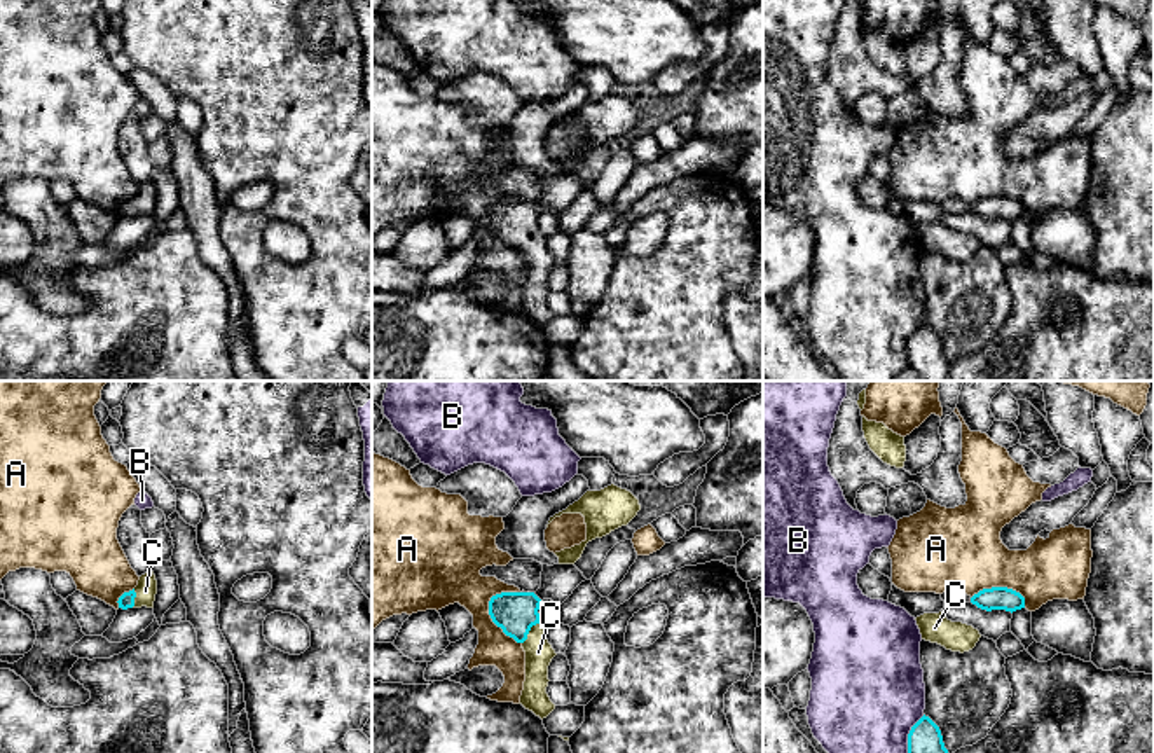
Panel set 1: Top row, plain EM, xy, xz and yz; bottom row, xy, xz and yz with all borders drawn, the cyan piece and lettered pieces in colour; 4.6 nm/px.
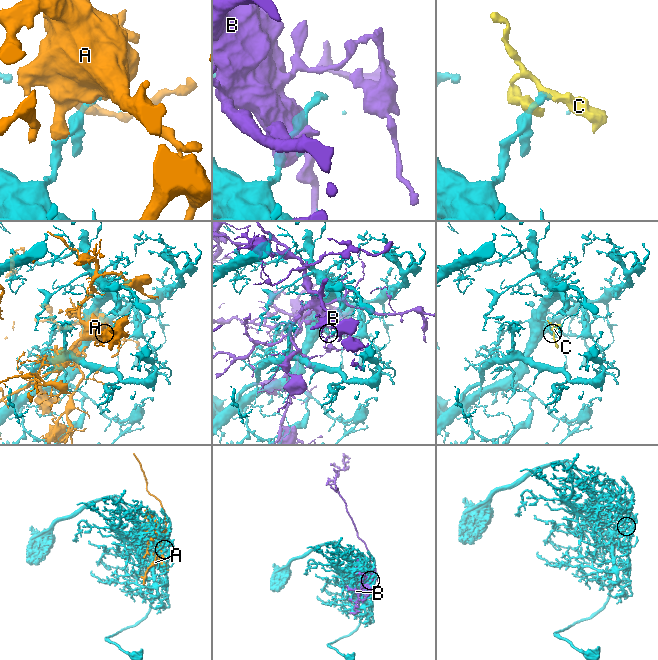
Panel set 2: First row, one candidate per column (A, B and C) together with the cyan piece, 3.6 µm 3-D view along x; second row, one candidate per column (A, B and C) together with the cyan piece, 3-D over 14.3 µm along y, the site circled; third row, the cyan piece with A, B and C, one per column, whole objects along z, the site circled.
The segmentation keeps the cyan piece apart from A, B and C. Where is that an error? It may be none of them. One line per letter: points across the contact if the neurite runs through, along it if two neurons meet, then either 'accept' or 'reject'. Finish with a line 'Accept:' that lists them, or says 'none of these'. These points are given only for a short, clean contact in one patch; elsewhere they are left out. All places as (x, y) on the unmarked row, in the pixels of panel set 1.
A: reject
B: reject
C: accept
Accept: C

